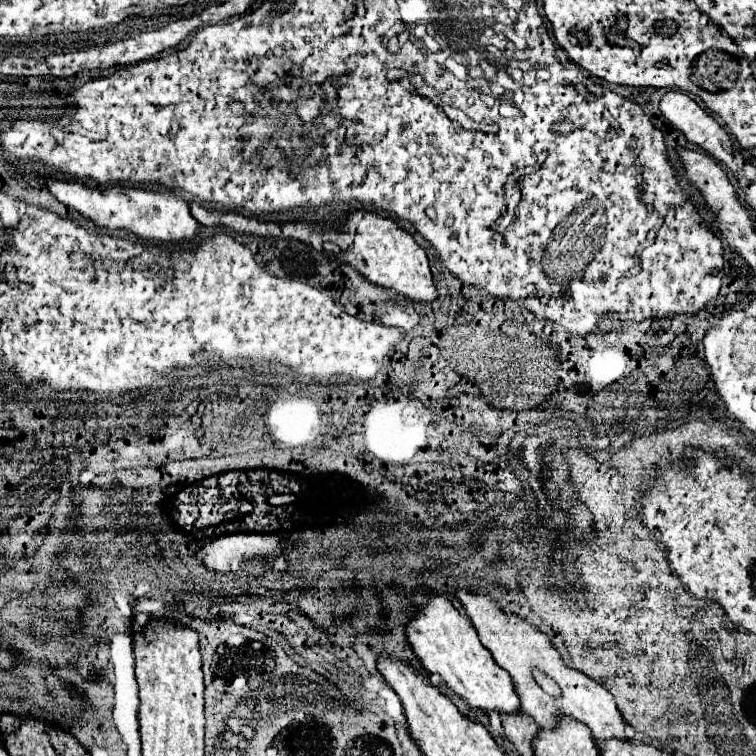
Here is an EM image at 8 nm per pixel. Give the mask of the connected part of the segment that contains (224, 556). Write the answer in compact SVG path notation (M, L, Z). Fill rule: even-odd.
M227 534L203 544L199 550L205 566L217 572L239 572L245 558L253 556L267 556L277 572L287 570L283 540L277 534Z

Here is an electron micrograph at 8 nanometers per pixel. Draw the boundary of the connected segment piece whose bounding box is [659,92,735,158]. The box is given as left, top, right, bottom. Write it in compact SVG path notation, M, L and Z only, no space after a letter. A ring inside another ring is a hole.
M667 92L661 98L659 108L689 142L707 150L713 158L719 158L721 152L735 148L733 138L719 126L719 122L685 92Z

